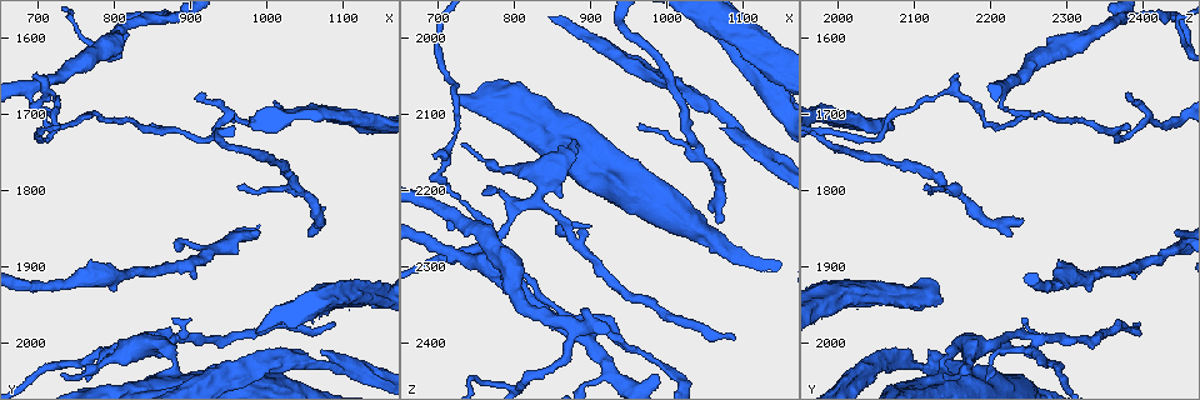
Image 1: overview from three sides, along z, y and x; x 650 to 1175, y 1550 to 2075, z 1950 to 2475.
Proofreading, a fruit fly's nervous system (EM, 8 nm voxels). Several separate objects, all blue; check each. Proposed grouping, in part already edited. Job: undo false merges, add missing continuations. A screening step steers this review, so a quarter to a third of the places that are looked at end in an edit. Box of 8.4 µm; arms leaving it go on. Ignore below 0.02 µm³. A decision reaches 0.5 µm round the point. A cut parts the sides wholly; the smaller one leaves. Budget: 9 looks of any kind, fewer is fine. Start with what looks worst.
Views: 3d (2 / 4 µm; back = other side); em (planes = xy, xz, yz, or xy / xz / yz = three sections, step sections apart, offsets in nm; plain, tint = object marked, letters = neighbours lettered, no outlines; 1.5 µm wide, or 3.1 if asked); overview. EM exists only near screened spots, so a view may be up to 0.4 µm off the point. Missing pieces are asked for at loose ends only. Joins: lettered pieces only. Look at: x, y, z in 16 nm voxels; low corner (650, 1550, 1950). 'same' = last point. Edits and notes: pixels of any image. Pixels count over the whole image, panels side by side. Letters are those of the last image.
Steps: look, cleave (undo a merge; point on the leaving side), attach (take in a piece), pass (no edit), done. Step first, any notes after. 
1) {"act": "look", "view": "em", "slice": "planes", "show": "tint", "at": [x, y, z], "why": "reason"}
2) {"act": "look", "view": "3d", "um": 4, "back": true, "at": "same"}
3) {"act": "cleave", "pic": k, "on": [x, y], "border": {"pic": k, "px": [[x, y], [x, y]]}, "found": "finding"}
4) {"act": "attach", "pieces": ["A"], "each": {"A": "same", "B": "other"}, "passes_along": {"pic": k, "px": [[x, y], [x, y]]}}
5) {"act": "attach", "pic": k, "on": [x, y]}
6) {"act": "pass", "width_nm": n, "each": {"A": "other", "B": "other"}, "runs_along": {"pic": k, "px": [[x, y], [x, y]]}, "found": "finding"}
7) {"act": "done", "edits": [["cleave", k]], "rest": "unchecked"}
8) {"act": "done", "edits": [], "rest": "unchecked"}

{"act": "look", "view": "em", "slice": "yz", "step": 4, "show": "plain", "at": [1065, 1835, 2240]}

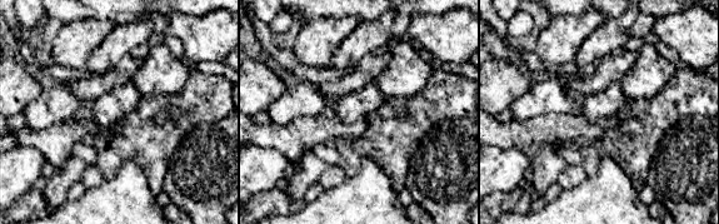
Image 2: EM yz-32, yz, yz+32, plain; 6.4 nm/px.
{"act": "look", "view": "em", "slice": "yz", "step": 4, "show": "letters", "at": "same", "why": "what lies round it"}

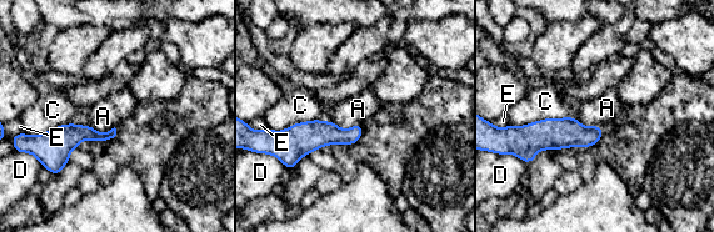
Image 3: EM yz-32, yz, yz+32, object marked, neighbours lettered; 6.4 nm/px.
{"act": "pass", "each": {"A": "other", "C": "other", "D": "other", "E": "other"}, "found": "no lettered piece goes on from it"}

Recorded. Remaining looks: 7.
{"act": "look", "view": "3d", "um": 4, "at": [765, 2040, 2205], "why": "branch stops here"}

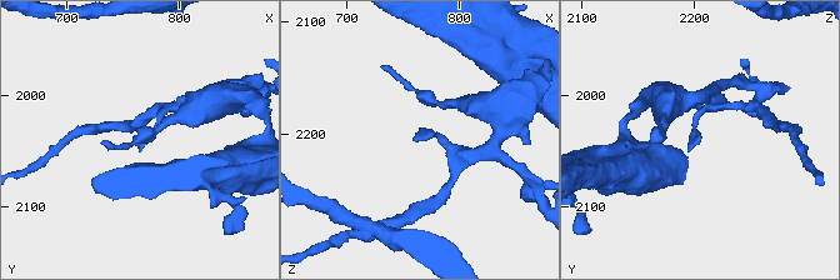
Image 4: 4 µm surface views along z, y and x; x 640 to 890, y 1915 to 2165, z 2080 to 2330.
{"act": "look", "view": "em", "slice": "planes", "show": "letters", "at": [762, 2036, 2208], "why": "need the tissue"}

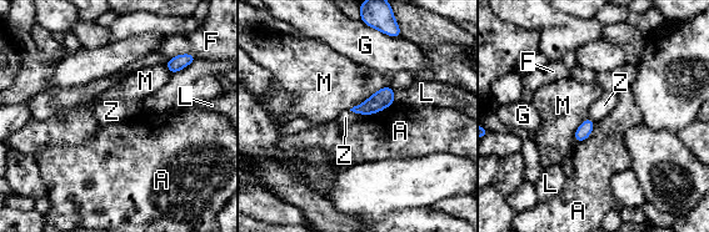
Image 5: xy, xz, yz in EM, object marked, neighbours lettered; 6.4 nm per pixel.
{"act": "pass", "each": {"A": "other", "F": "other", "G": "other", "L": "other", "M": "other", "Z": "other"}, "border": {"pic": 5, "px": [[349, 110], [363, 115]]}, "found": "none of them fits"}

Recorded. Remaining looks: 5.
{"act": "look", "view": "3d", "um": 4, "at": [715, 1700, 2250], "why": "branch stops here"}

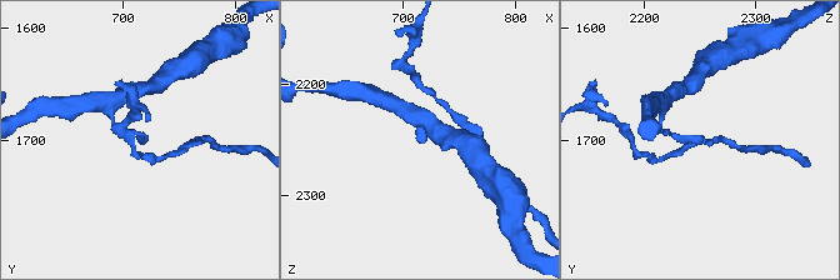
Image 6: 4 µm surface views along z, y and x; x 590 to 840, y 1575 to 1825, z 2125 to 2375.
{"act": "look", "view": "em", "slice": "planes", "show": "tint", "at": [716, 1700, 2250]}

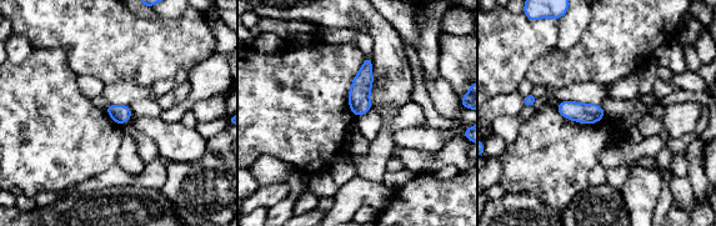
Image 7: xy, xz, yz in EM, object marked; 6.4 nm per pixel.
{"act": "look", "view": "em", "slice": "planes", "show": "letters", "at": "same", "why": "what lies round it"}

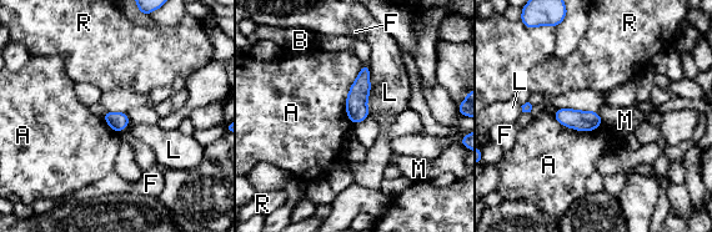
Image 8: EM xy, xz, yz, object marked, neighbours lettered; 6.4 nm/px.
{"act": "pass", "each": {"A": "other", "B": "other", "F": "other", "L": "other", "M": "other", "R": "other"}, "runs_along": {"pic": 8, "px": [[365, 66], [354, 120]]}, "found": "none of them fits"}

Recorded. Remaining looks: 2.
{"act": "done", "edits": [], "rest": "unchecked"}

